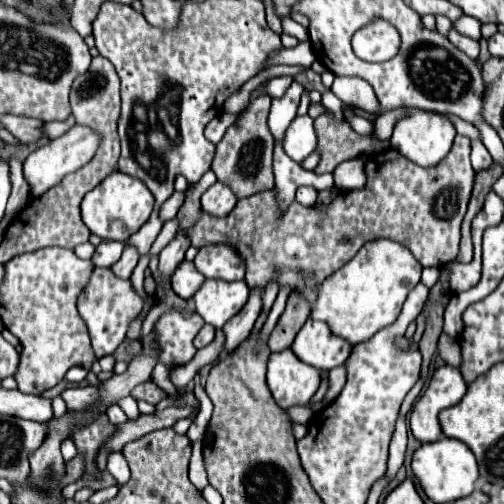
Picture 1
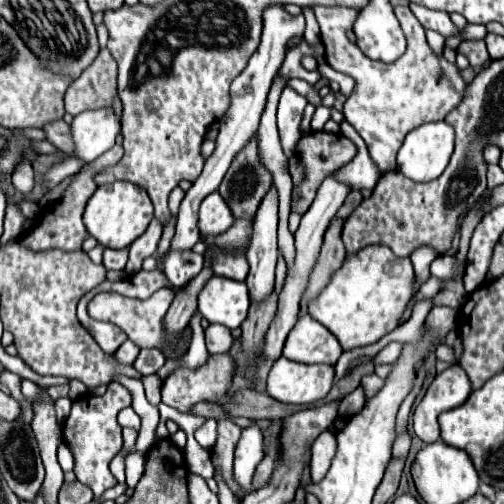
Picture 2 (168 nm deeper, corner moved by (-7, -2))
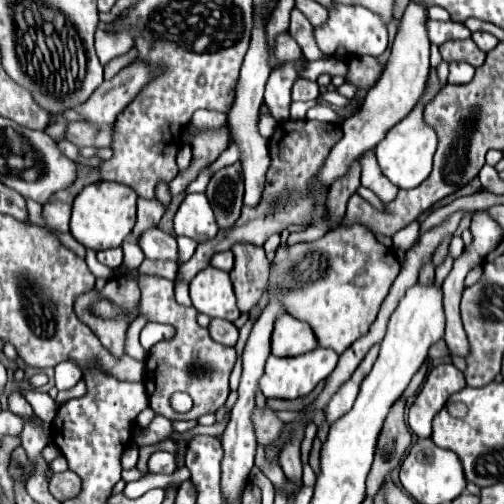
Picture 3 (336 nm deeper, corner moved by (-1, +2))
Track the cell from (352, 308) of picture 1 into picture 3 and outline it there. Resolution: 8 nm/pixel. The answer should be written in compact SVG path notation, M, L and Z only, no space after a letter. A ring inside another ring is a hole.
M353 224L337 226L315 242L291 244L289 260L281 264L281 270L277 268L277 272L273 272L271 266L269 284L273 284L273 278L279 282L281 276L281 300L285 300L285 312L307 322L319 340L319 346L333 348L337 354L343 354L355 340L359 340L359 336L369 332L381 302L397 278L397 272L399 264L395 252L379 244L369 228ZM283 276L285 284L303 286L287 290L287 286L283 286Z

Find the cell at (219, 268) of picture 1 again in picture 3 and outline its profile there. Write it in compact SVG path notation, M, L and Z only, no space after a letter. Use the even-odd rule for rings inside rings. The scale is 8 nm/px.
M231 250L217 252L217 256L213 256L213 260L211 260L211 266L229 272L229 270L233 268L233 252L231 252Z

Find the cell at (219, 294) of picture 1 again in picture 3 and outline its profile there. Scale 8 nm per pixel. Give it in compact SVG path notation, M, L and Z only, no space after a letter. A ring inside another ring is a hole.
M213 266L201 270L189 282L189 296L197 312L207 314L209 318L235 322L241 314L235 304L235 292L229 274Z

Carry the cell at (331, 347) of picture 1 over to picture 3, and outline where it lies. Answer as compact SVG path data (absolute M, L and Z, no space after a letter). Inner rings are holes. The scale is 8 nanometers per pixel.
M289 314L277 316L277 324L273 324L271 336L273 356L297 356L309 352L311 348L317 348L317 340L309 324Z

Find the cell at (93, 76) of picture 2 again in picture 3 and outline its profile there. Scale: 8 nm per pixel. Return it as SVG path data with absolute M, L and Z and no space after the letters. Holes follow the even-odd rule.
M124 28L114 34L100 29L95 32L95 48L101 64L107 64L111 58L129 52L131 46L134 46L134 34L130 28Z

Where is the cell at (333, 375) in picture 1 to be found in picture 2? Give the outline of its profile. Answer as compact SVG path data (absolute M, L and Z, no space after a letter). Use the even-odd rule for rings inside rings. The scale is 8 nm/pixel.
M431 275L429 280L422 284L416 293L414 305L423 299L434 297L440 291L441 282L441 280Z

